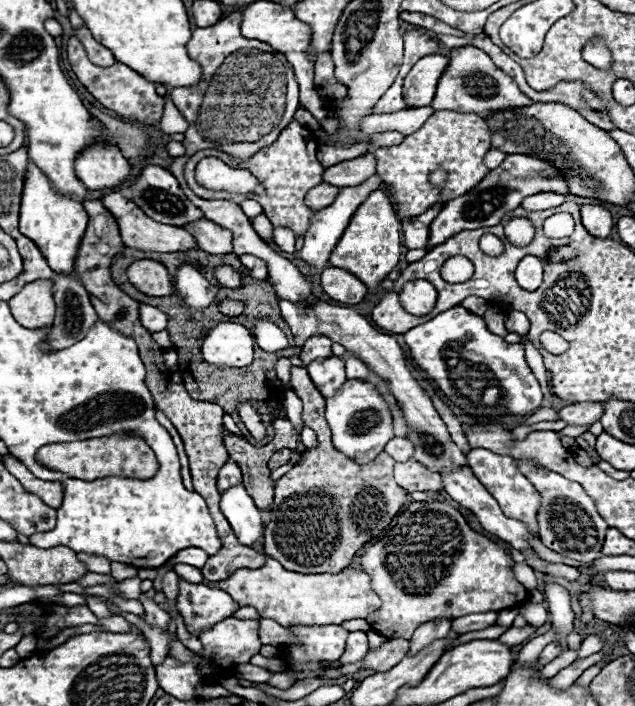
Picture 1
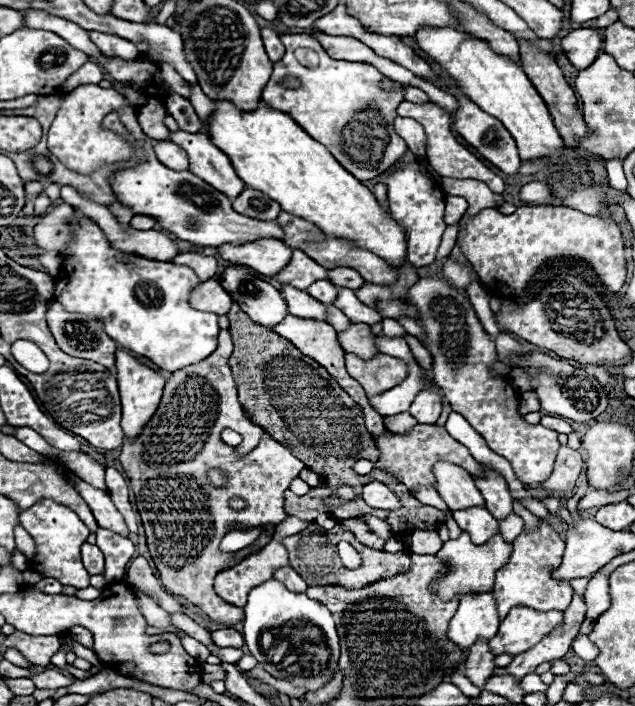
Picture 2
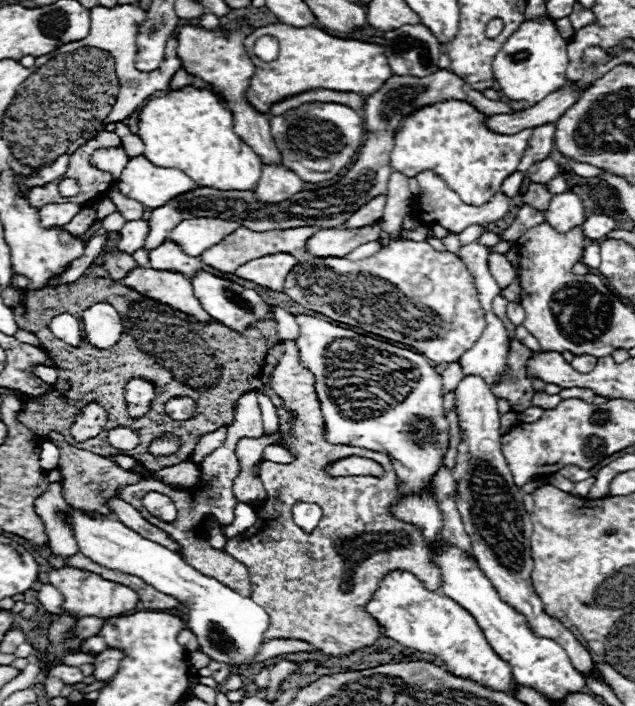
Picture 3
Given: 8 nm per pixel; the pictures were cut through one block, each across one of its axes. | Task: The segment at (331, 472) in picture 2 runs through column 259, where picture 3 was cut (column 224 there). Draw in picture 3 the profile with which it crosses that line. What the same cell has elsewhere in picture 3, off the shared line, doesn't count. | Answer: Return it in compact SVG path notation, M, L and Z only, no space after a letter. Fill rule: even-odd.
M92 264L84 276L80 276L74 284L64 284L64 286L58 286L58 288L44 288L44 290L28 290L26 296L24 296L24 308L18 308L14 312L18 312L20 316L16 316L18 320L18 326L26 332L32 332L36 334L36 338L40 340L40 346L42 350L46 352L46 356L50 356L54 360L54 368L58 372L58 380L56 384L50 386L50 392L48 394L42 394L38 398L28 398L22 408L20 408L20 414L18 414L18 422L22 422L26 428L30 428L34 434L38 436L46 436L50 430L56 430L60 432L72 446L78 446L78 448L86 448L86 450L92 450L96 452L96 438L90 438L90 440L84 440L84 442L76 442L68 428L74 420L74 414L78 414L78 410L90 402L90 400L98 400L102 406L106 406L106 412L108 412L108 418L112 420L112 426L118 426L118 424L124 424L124 426L134 426L140 430L142 434L142 440L138 444L138 448L134 450L120 450L120 454L126 454L126 456L132 456L136 462L140 462L142 466L146 466L148 470L162 470L166 466L174 466L174 464L180 464L184 460L188 460L194 452L194 446L196 442L208 434L208 432L214 432L218 430L220 426L230 426L234 416L234 402L246 392L246 390L262 390L264 394L268 394L272 398L272 402L278 406L282 404L280 398L272 392L270 388L270 374L274 370L274 366L278 364L280 356L284 354L284 348L280 344L280 340L276 340L276 334L274 334L274 320L258 320L258 324L250 324L250 328L246 328L244 332L234 332L230 328L226 328L224 324L218 324L218 322L210 322L210 324L202 324L200 320L194 320L192 316L186 316L184 312L178 312L166 304L158 304L156 300L150 300L142 294L138 294L136 290L116 282L110 278L110 274L104 270L104 266L98 266L98 264ZM98 300L106 300L108 304L114 306L114 310L122 316L122 324L124 324L124 338L120 338L120 342L110 348L110 354L96 354L94 350L90 354L82 354L80 348L60 348L60 340L50 332L48 324L54 316L58 314L72 314L74 318L81 320L82 310L86 310L90 304L96 304ZM134 376L142 376L144 380L150 380L150 384L154 384L154 388L158 390L156 392L156 398L154 398L154 404L150 408L150 412L146 416L140 416L140 418L130 418L128 416L128 404L124 400L124 386L126 386L126 380L132 380ZM180 394L186 394L190 398L194 398L198 402L198 414L194 418L190 418L188 422L174 422L166 416L164 412L164 402L172 396L180 396ZM162 432L174 432L182 438L182 448L172 454L172 456L152 456L148 452L148 444L150 444L150 438L156 438L160 436Z

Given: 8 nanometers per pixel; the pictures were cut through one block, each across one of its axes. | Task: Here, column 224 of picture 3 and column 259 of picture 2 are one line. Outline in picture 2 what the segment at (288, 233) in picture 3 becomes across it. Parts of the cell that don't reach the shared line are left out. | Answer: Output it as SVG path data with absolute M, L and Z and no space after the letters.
M262 238L262 240L252 240L250 244L222 244L218 248L206 248L206 246L194 246L196 254L202 256L220 256L234 266L250 266L252 270L272 276L280 272L288 260L292 258L292 250L282 242L274 238Z

